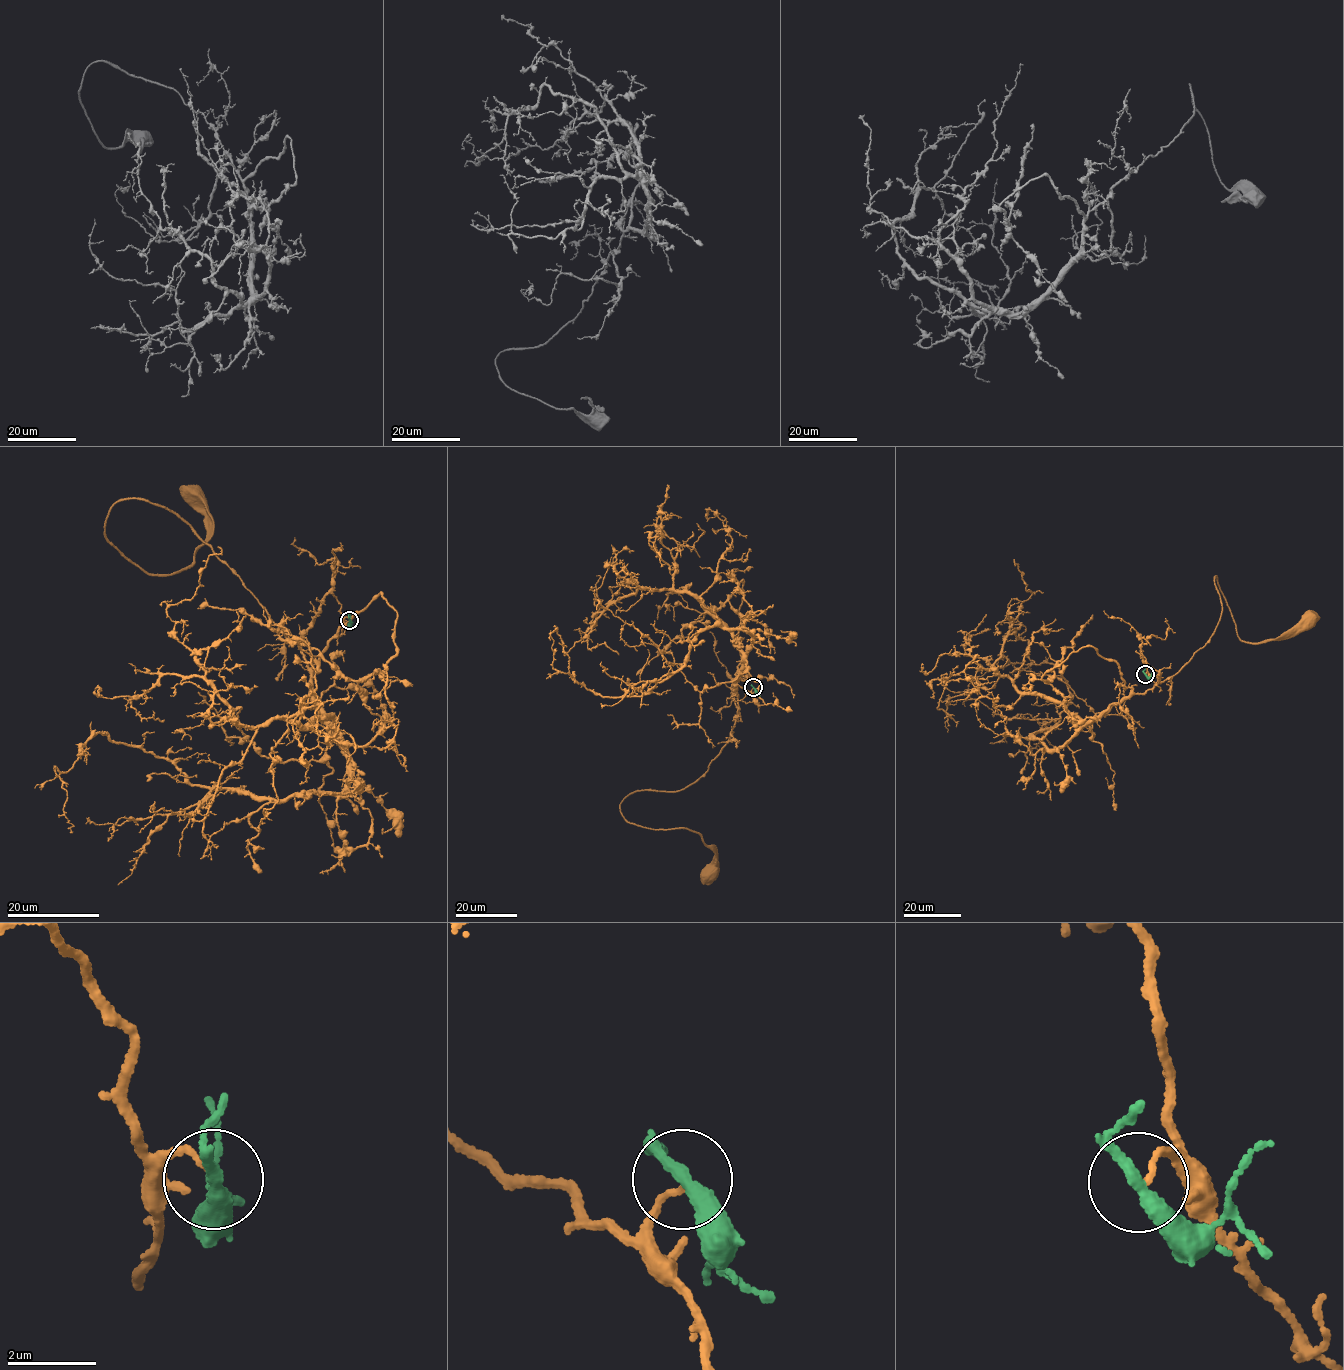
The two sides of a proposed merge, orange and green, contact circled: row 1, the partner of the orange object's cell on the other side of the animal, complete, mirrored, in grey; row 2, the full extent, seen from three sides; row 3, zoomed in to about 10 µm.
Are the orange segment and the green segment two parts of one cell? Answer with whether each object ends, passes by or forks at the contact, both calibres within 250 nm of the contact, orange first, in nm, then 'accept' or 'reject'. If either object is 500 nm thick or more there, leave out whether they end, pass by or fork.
orange ends there; green passes by; 120 nm thick on the orange side, 300 nm on the other; reject

